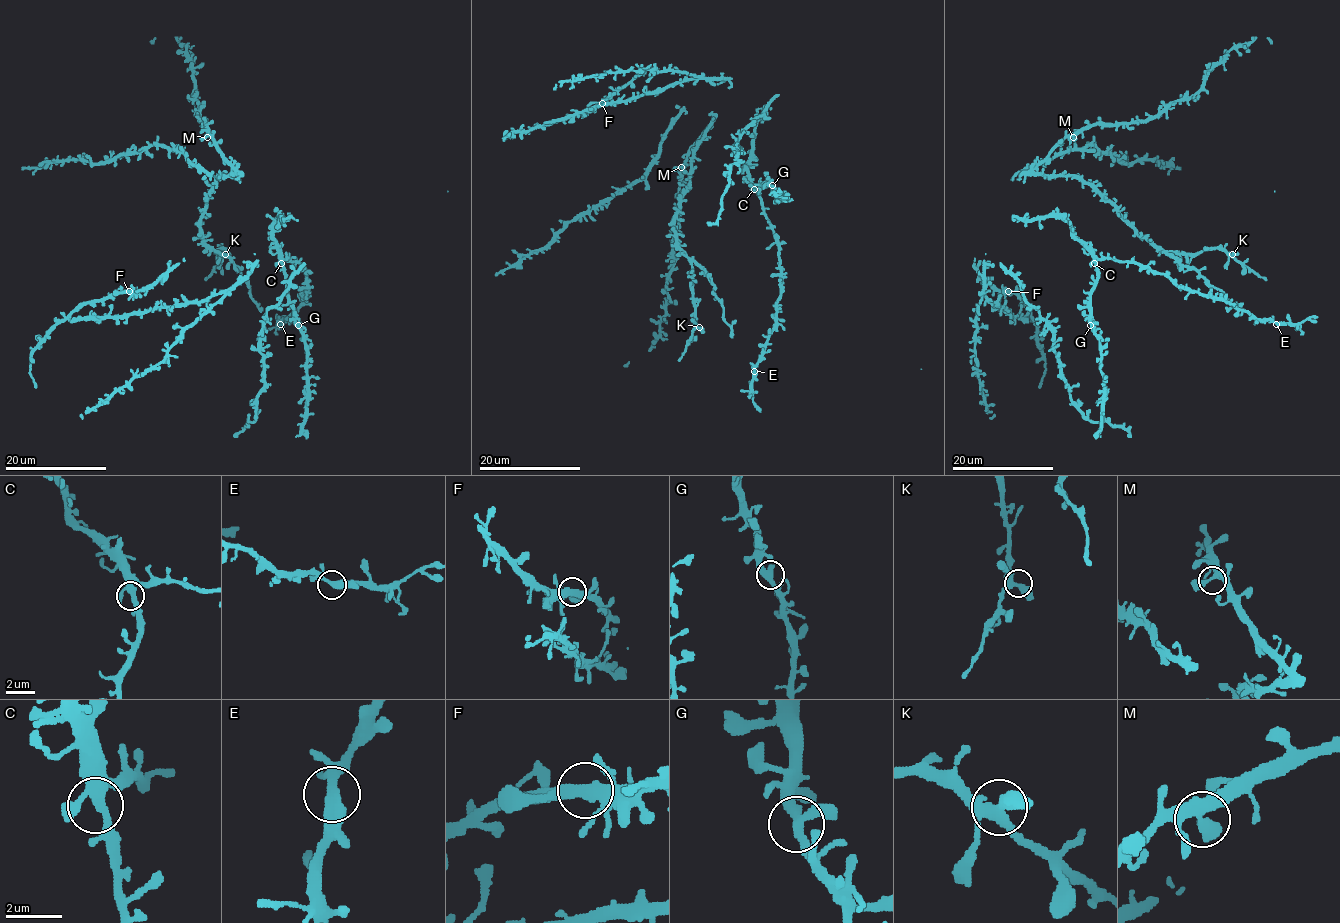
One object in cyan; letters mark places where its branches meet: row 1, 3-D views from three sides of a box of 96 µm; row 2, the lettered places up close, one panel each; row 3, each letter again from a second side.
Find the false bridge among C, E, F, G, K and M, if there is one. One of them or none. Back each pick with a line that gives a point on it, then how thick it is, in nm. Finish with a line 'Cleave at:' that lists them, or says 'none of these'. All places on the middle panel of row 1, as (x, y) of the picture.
Cleave at: none of these

